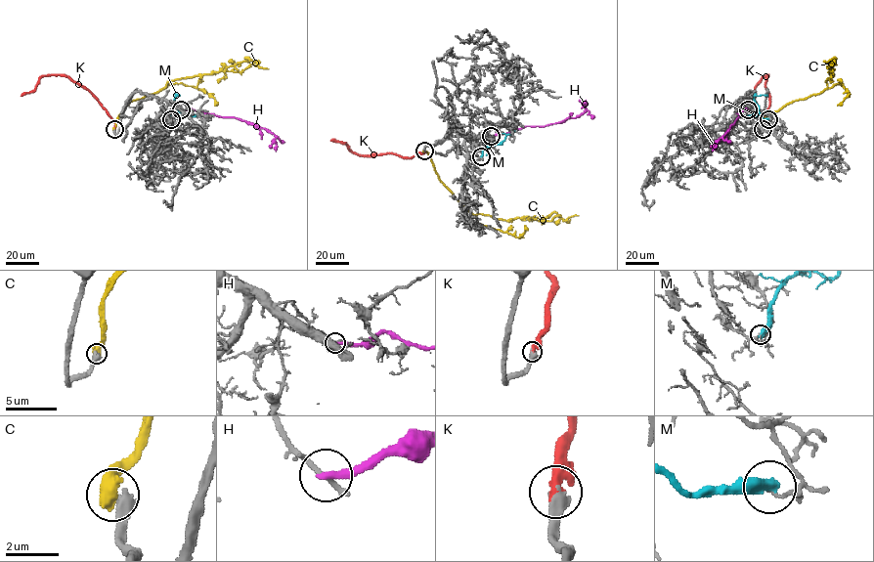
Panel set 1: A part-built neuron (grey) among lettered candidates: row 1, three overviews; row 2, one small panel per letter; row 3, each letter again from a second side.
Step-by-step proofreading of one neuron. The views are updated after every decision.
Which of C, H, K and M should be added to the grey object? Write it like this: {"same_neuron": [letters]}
{"same_neuron": ["K"]}

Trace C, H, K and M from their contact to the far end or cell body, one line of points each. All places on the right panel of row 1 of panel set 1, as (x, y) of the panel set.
C: (763, 129), (767, 115), (827, 87), (826, 81), (832, 76), (824, 61), (830, 60), (833, 63), (827, 68)
H: (748, 109), (738, 115), (712, 151)
K: (762, 129), (769, 107), (769, 95), (765, 87), (767, 75), (762, 78), (752, 96)
M: (768, 119), (764, 119), (758, 112), (759, 106), (753, 98), (766, 95)

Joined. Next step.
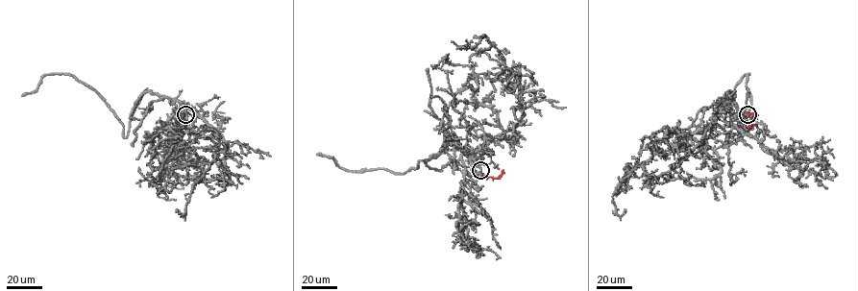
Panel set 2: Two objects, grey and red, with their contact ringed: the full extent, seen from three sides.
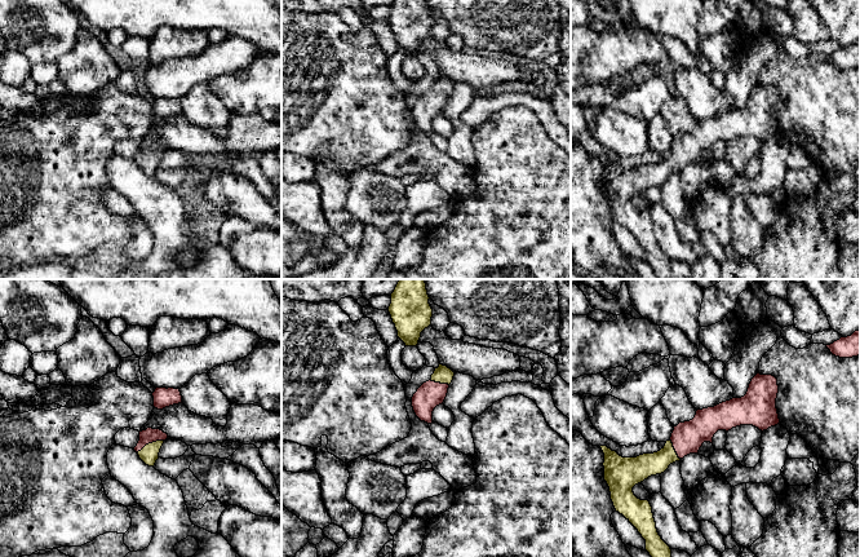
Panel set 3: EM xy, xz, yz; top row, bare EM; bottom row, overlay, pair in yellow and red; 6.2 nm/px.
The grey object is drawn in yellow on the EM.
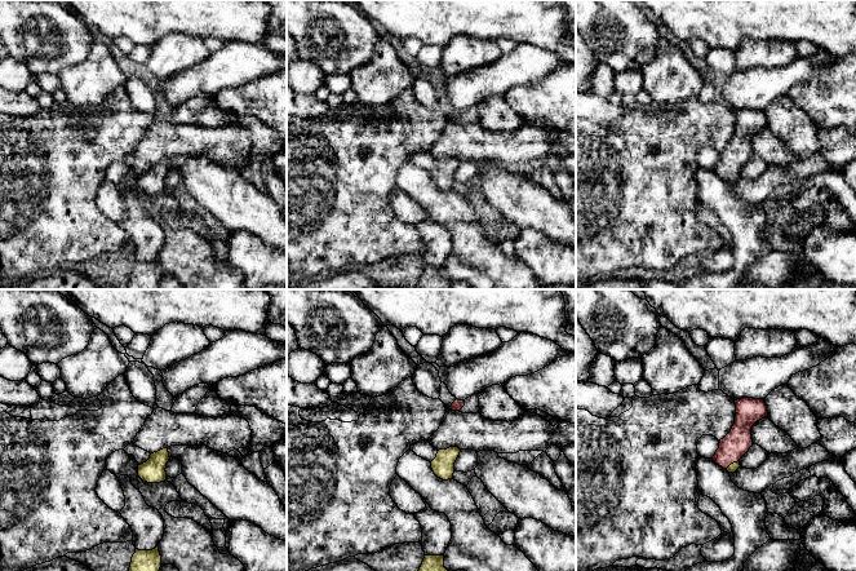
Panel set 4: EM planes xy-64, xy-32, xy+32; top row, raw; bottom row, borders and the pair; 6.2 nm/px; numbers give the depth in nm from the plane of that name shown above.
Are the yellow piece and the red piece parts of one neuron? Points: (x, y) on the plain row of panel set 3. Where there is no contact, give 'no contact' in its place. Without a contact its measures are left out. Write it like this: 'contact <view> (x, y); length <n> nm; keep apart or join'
contact xy (150, 154); length 190 nm; join

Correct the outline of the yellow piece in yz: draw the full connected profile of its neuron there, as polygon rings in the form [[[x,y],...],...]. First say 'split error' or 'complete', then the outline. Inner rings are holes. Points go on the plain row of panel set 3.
split error; [[[758,83],[744,107],[697,120],[692,131],[674,137],[670,150],[657,163],[622,168],[607,156],[600,156],[604,164],[604,191],[613,217],[646,251],[646,261],[657,279],[675,279],[671,260],[657,243],[650,212],[638,209],[633,198],[651,186],[664,184],[670,174],[684,167],[697,164],[704,152],[713,154],[718,141],[728,142],[740,136],[753,136],[763,142],[780,134],[777,103],[777,89]]]

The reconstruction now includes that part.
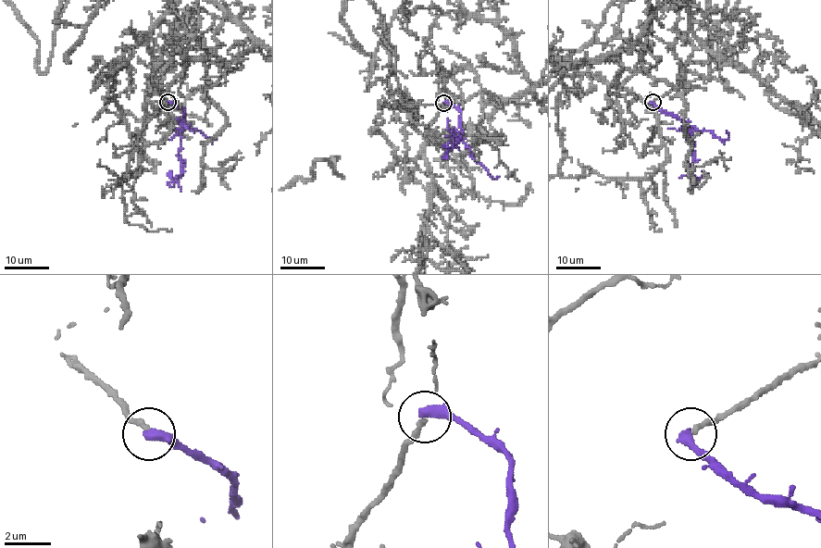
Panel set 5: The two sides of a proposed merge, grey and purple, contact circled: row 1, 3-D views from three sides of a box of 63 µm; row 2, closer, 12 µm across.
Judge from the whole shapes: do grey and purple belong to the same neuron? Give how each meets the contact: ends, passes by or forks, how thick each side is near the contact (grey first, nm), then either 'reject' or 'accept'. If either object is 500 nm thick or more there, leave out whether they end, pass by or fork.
grey ends | purple ends | 240/480 nm | accept

